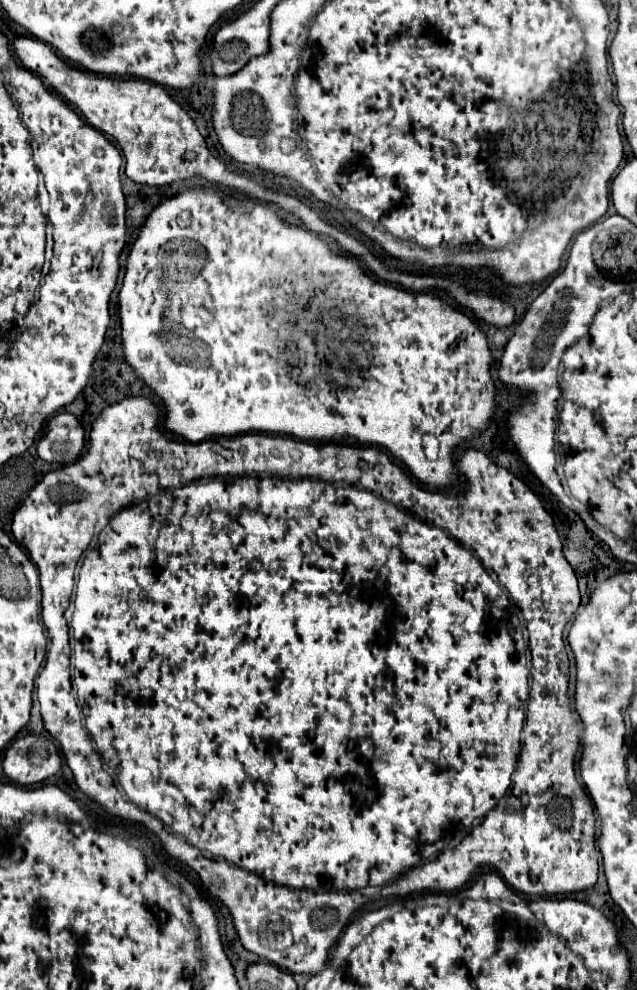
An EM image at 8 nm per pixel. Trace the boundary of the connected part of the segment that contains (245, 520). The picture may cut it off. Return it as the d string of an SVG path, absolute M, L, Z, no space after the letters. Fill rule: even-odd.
M131 396L131 398L125 398L125 400L121 400L121 402L117 402L117 404L111 404L111 406L109 406L109 408L105 408L105 410L103 410L103 412L101 412L101 414L99 414L99 416L97 416L97 418L95 418L95 422L93 422L93 424L91 424L91 434L89 434L89 444L87 444L87 450L85 450L85 454L83 454L83 456L81 456L81 458L79 458L79 460L77 460L77 462L75 462L75 464L69 464L69 466L61 466L61 468L57 468L57 470L51 470L51 472L47 472L47 474L45 474L45 476L43 476L43 478L41 478L41 482L39 482L39 484L37 484L37 486L35 486L35 488L33 488L33 490L31 490L31 492L29 492L29 496L27 496L27 498L25 498L25 500L23 500L23 504L21 504L21 506L19 506L19 508L17 508L17 512L15 512L15 516L13 516L13 524L11 524L11 534L13 534L13 538L15 538L15 540L17 540L17 544L19 544L19 546L23 546L23 548L25 548L25 550L27 550L27 552L29 552L29 558L31 558L31 560L33 560L33 562L35 562L35 566L37 566L37 570L39 570L39 584L41 584L41 618L43 618L43 624L45 624L45 628L47 628L47 632L49 632L49 650L47 650L47 658L45 658L45 666L43 666L43 668L41 668L41 672L39 672L39 676L37 676L37 698L39 698L39 704L41 704L41 716L43 716L43 726L45 726L45 730L47 730L47 732L49 732L49 734L51 734L51 736L53 736L53 738L55 738L55 740L57 740L57 742L59 742L59 746L61 746L61 752L63 752L63 756L65 756L65 760L67 760L67 766L69 766L69 768L71 768L71 772L73 772L73 778L75 778L75 784L77 784L77 786L79 786L79 790L81 790L81 792L83 792L83 794L85 794L85 796L89 796L89 798L91 798L91 800L95 800L95 802L97 802L97 804L99 804L99 806L101 806L101 808L103 808L103 810L105 810L105 812L107 812L107 814L111 814L111 816L117 816L117 818L123 818L123 820L131 820L131 822L137 822L137 824L143 824L143 826L145 826L145 828L149 828L149 830L151 830L151 832L155 832L155 834L157 834L157 836L159 836L159 840L161 840L161 844L163 844L163 848L165 848L165 850L167 850L167 854L169 854L169 856L173 856L173 858L177 858L177 860L181 860L181 862L183 862L183 864L187 864L187 866L189 866L189 868L193 868L193 870L195 870L195 872L197 872L197 874L199 874L199 878L201 878L201 882L203 882L203 886L205 886L205 890L207 890L207 892L209 892L209 894L211 894L211 896L215 896L215 898L219 898L219 900L221 900L221 902L223 902L223 904L225 904L225 906L227 906L227 908L229 908L229 914L231 914L231 918L233 918L233 926L235 926L235 930L237 930L237 936L239 936L239 940L241 940L241 944L243 944L243 948L247 948L247 950L249 950L249 952L253 952L253 954L257 954L257 956L261 956L261 958L267 958L267 960L269 960L269 962L273 962L273 964L277 964L277 966L279 966L279 968L285 968L285 970L286 970L286 971L287 971L287 972L289 972L289 973L291 973L291 974L317 974L317 972L319 972L319 970L321 970L321 968L323 968L323 966L325 966L325 962L327 962L327 956L329 956L329 950L331 950L331 946L333 946L333 944L335 944L335 940L337 940L337 936L339 936L339 934L341 934L341 932L343 932L343 928L345 928L345 926L347 926L347 924L349 924L349 922L351 922L351 918L353 918L353 914L355 914L355 912L357 912L357 908L361 908L361 906L363 906L363 904L365 904L365 902L367 902L367 898L365 898L365 896L363 896L363 894L359 894L359 892L333 892L333 890L357 890L357 888L365 888L365 886L381 886L381 884L385 884L385 882L389 882L389 880L393 880L393 878L397 878L397 876L399 876L399 874L403 874L403 872L407 872L407 870L409 870L409 868L411 868L411 869L410 869L410 870L409 870L409 871L408 871L408 872L407 872L407 874L405 874L405 876L401 876L401 878L397 878L397 880L395 880L395 882L391 882L391 884L387 884L387 886L385 886L385 888L383 888L383 896L395 896L395 897L406 897L406 896L408 896L408 895L411 895L411 894L413 894L413 893L416 893L416 892L417 892L417 891L421 891L421 890L433 890L433 892L439 892L439 890L441 890L441 892L449 892L449 890L455 890L455 888L461 888L461 886L463 886L463 884L465 884L465 882L467 882L467 880L469 880L469 878L471 878L471 876L473 876L473 874L475 874L475 872L477 872L477 870L481 870L481 868L493 868L493 870L495 870L495 872L497 872L497 874L499 874L499 876L501 876L501 878L503 878L503 880L505 880L505 882L507 882L507 884L509 884L509 886L511 886L511 888L513 888L513 890L517 890L517 892L523 892L523 894L529 894L529 896L535 896L535 894L571 894L571 892L579 892L579 890L587 890L587 888L593 888L593 886L595 886L595 882L597 882L597 874L599 874L599 852L597 852L597 848L595 848L595 814L593 814L593 804L591 804L591 800L589 800L589 796L587 796L587 794L585 794L585 792L583 792L583 788L581 788L581 786L579 786L579 782L577 782L577 778L575 778L575 754L577 754L577 748L579 748L579 722L577 722L577 718L575 718L575 714L573 714L573 710L571 710L571 706L569 706L569 698L567 698L567 686L569 686L569 678L567 678L567 674L569 674L569 660L567 660L567 652L565 652L565 642L563 642L563 632L565 632L565 626L567 626L567 622L569 622L569 618L571 618L571 616L573 616L573 614L575 614L575 612L577 612L577 608L579 608L579 590L577 590L577 578L575 578L575 572L573 572L573 570L571 570L571 566L569 566L569 564L567 564L567 560L565 560L565 556L563 556L563 544L561 544L561 538L559 538L559 534L557 534L557 528L555 528L555 524L553 524L553 518L551 518L551 514L549 514L549 512L547 512L547 510L545 510L545 508L543 508L543 504L541 504L541 500L539 500L539 498L537 498L537 496L535 496L535 494L533 494L533 492L531 492L531 490L529 490L529 488L527 488L527 484L525 484L525 482L523 482L523 480L519 480L519 478L517 478L517 476L515 476L515 474L513 474L513 472L509 472L509 470L505 470L505 468L501 468L501 466L497 466L497 464L493 464L493 462L491 462L491 460L489 460L489 458L487 458L487 456L485 456L485 454L483 454L483 452L479 452L479 450L475 450L475 448L465 448L465 450L463 450L463 452L461 452L461 454L459 454L459 456L457 456L457 460L455 460L455 464L457 464L457 468L459 468L459 472L461 472L461 474L463 474L463 476L465 476L465 478L467 478L467 488L465 488L465 490L455 490L455 492L439 492L439 490L425 490L425 488L421 488L421 486L415 486L415 484L417 484L417 482L415 482L415 480L413 480L413 478L411 478L411 476L409 476L409 474L407 474L407 472L405 472L405 470L403 470L403 468L401 468L401 466L399 466L399 464L395 464L395 462L393 462L393 460L391 460L391 458L389 458L389 456L387 456L387 454L385 454L385 450L381 450L381 448L377 448L377 446L349 446L349 444L345 444L345 442L305 442L305 440L295 440L295 438L285 438L285 436L275 436L275 434L261 434L261 433L245 433L245 434L241 434L241 435L239 435L239 436L238 436L238 437L237 437L237 436L233 436L233 438L223 438L223 440L221 440L221 438L213 438L213 440L219 440L219 442L217 442L217 444L219 444L219 448L225 448L225 458L223 458L223 456L221 456L221 454L219 454L219 458L217 458L217 452L211 452L211 451L212 451L212 450L211 450L211 448L212 448L212 441L208 441L208 442L207 442L207 441L202 441L202 442L197 442L197 444L191 444L191 442L187 442L187 440L181 440L181 438L177 438L177 440L175 440L175 438L171 438L171 436L169 436L169 434L167 434L167 432L165 432L165 430L163 430L163 428L161 428L161 426L159 426L159 408L157 408L157 404L155 404L155 402L153 402L153 400L151 400L151 398L143 398L143 396ZM339 468L343 468L343 470L345 470L345 468L355 468L355 470L357 470L357 480L355 480L355 482L347 482L347 472L343 472L343 470L339 470ZM259 472L269 472L269 474L273 474L273 476L263 476L263 478L259 478L259 476L245 476L245 474L259 474ZM213 476L233 476L233 478L229 478L229 480L225 480L225 478L215 478L215 480L209 480L209 482L195 482L195 480L199 480L199 478L213 478ZM101 516L109 516L109 526L105 526L105 532L109 532L109 538L105 538L105 540L109 540L109 542L101 542L101 544L105 544L105 548L103 548L103 546L99 546L99 548L95 548L95 550L85 550L85 548L87 548L87 544L89 544L89 542L91 542L91 536L93 536L93 530L95 530L95 524L97 524L97 520L99 520L99 518L101 518ZM81 556L83 556L83 564L81 564L81 572L79 572L79 582L77 582L77 596L75 596L75 612L73 612L73 618L71 618L71 626L73 626L73 638L75 638L75 646L73 646L73 652L75 652L75 672L73 672L73 669L72 669L72 648L71 648L71 646L70 646L70 645L69 645L69 636L65 636L65 624L67 624L67 626L68 626L68 622L65 622L65 616L63 616L63 614L65 614L65 610L67 610L67 606L69 606L69 594L71 594L71 590L73 590L73 568L75 568L75 566L77 566L77 560L79 560L79 558L81 558ZM497 578L499 578L499 580L501 580L501 584L505 584L505 586L507 586L507 588L509 588L509 594L511 594L511 596L513 596L513 602L515 602L515 604L517 604L517 606L519 606L519 608L521 608L521 612L523 612L523 618L525 618L525 626L527 626L527 630L529 630L529 648L531 648L531 654L533 654L533 668L531 668L531 690L529 690L529 682L527 682L527 676L529 676L529 670L527 670L527 664L525 664L525 642L523 642L523 636L521 636L521 632L519 632L519 630L515 630L515 628L513 628L513 626L511 626L511 614L509 614L509 596L507 596L507 592L505 592L505 588L503 588L503 586L501 586L501 584L499 584L499 582L497 582ZM527 696L531 696L531 698L529 698L529 706L527 706L527 724L525 724L525 728L523 728L523 722L525 722L525 702L527 702ZM521 728L523 728L523 748L521 748L521 756L519 756L519 746L521 746L521 744L519 744L519 734L521 734ZM509 786L513 786L513 788L511 788L511 794L513 794L513 800L519 800L519 802L521 802L521 800L527 800L527 802L525 802L525 806L521 806L521 808L519 808L519 806L513 806L513 812L507 812L507 808L505 808L505 810L503 810L503 806L499 806L499 808L495 808L495 806L497 806L497 802L499 802L499 800L501 800L501 798L503 798L503 794L505 794L505 792L507 792L507 788L509 788ZM481 816L485 816L485 818L483 818L483 822L481 822L481 824L479 824L479 826L475 826L475 828L473 828L473 830L471 830L471 832L469 832L469 834L467 834L467 836L465 836L465 838L463 838L463 842L461 842L461 844L459 844L459 846L455 846L455 848L453 848L453 850L451 850L451 852L443 852L443 850L445 850L445 846L447 846L447 844L451 844L451 842L453 842L453 840L457 840L457 838L461 838L461 834L463 834L463 832L465 832L465 830L467 830L467 828L469 828L469 826L471 826L471 824L473 824L473 820L475 820L475 818L481 818ZM193 846L197 846L197 848L199 848L199 850L207 850L207 852L211 852L211 854L213 854L213 858L219 858L219 860L209 860L209 858L205 858L205 856L203 856L203 854L197 854L197 848L193 848ZM211 874L217 874L217 876L221 876L221 878L223 878L223 880L225 880L225 886L223 886L223 888L215 888L215 886L211 886L211 882L209 882L209 876L211 876ZM267 914L279 914L279 916L281 916L281 918L285 918L285 920L287 920L287 922L289 922L289 928L291 928L291 934L293 934L293 944L291 944L291 946L289 946L289 948L285 948L285 950L281 950L281 952L277 952L277 950L271 950L271 948L267 948L267 946L263 946L263 944L261 944L261 942L259 942L259 924L261 924L261 922L263 922L263 920L265 920L265 918L267 918Z

